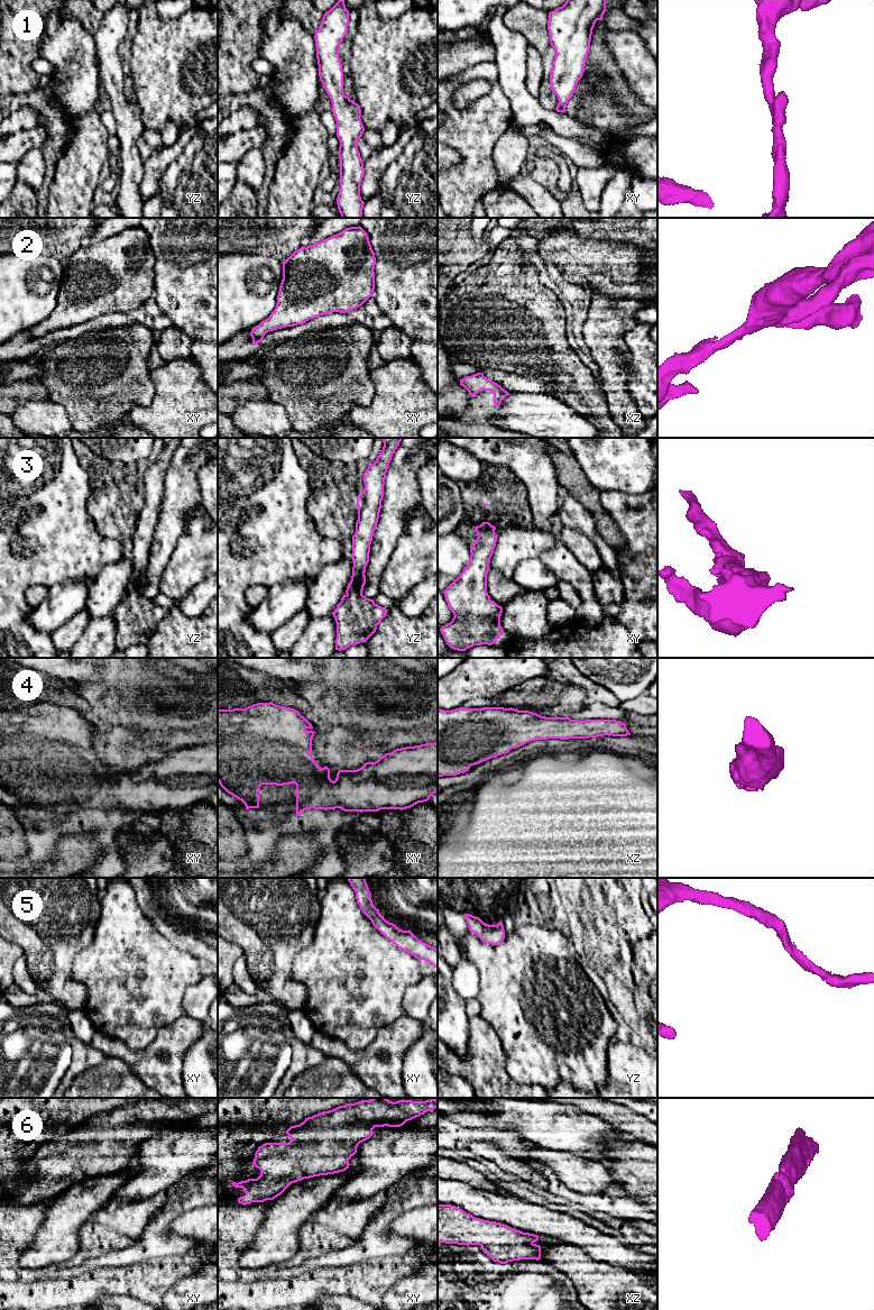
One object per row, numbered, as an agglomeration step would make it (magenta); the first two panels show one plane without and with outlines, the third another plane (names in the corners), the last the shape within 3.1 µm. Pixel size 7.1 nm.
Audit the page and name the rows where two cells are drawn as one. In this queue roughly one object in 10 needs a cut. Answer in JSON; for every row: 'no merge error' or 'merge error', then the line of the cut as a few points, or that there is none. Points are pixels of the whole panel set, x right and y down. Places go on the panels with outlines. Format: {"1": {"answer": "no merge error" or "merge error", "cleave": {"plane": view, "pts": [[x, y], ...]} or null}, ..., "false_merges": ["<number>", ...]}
{"1": {"answer": "no merge error", "cleave": null}, "2": {"answer": "no merge error", "cleave": null}, "3": {"answer": "no merge error", "cleave": null}, "4": {"answer": "no merge error", "cleave": null}, "5": {"answer": "no merge error", "cleave": null}, "6": {"answer": "no merge error", "cleave": null}, "false_merges": []}

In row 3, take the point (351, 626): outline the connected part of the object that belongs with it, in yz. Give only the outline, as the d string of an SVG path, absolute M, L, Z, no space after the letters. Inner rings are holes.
M380 438L384 447L374 464L364 473L364 492L357 497L358 520L352 535L352 576L346 594L332 613L337 623L335 650L367 641L386 616L386 608L362 595L366 584L366 567L369 562L370 544L376 530L386 473L393 454L402 438Z

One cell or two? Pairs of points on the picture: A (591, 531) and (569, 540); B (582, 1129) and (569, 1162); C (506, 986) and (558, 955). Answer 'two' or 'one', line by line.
A: two
B: two
C: one

